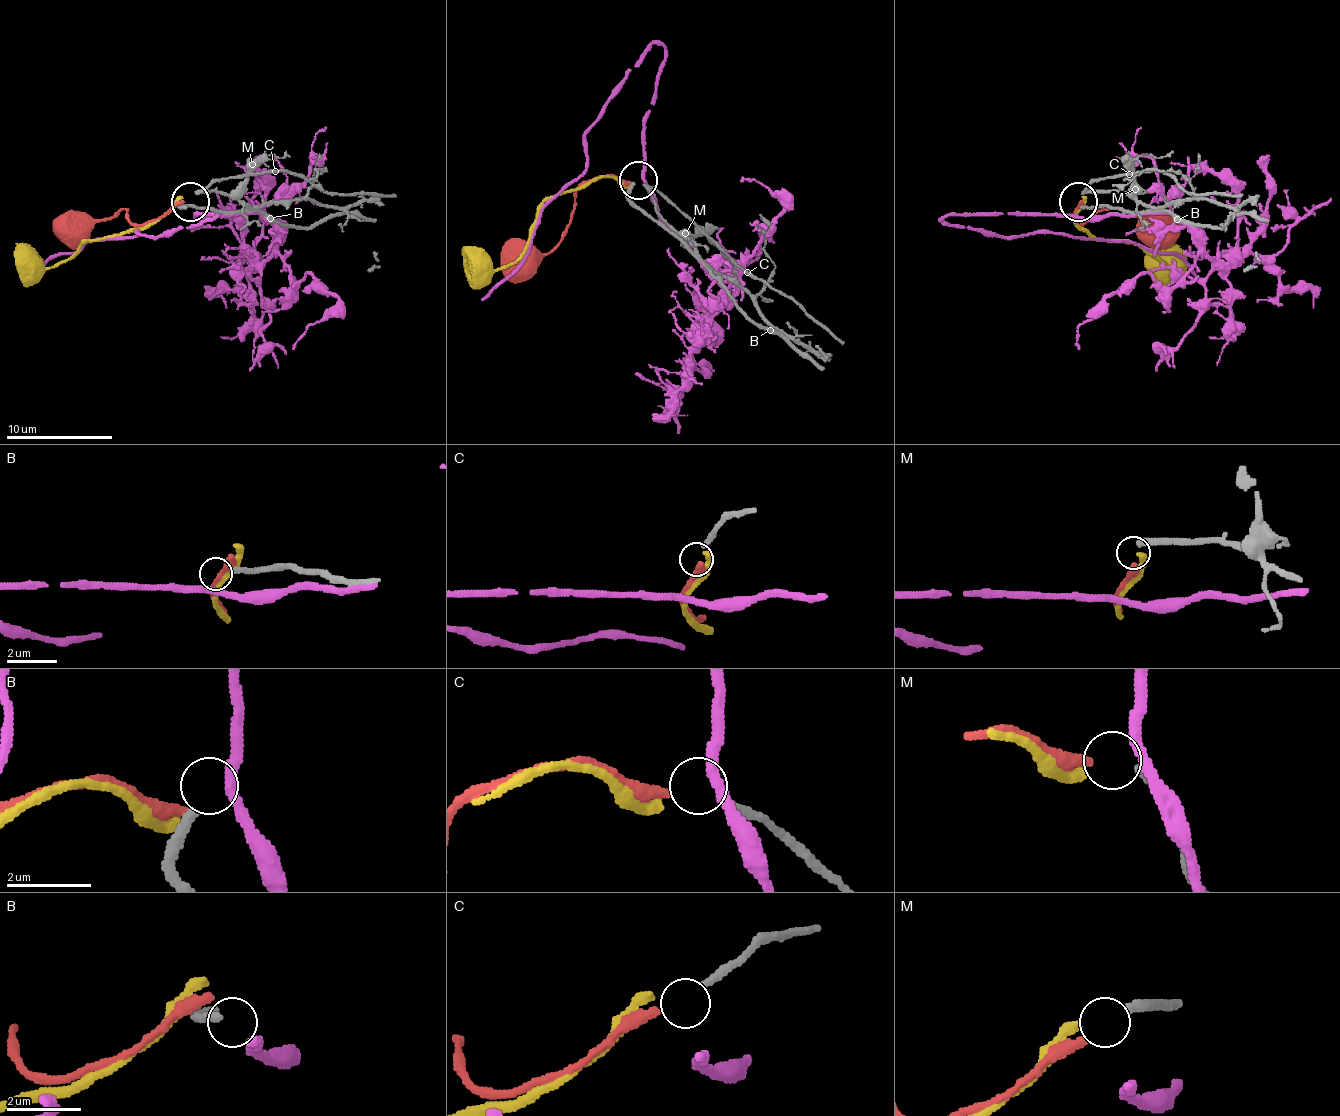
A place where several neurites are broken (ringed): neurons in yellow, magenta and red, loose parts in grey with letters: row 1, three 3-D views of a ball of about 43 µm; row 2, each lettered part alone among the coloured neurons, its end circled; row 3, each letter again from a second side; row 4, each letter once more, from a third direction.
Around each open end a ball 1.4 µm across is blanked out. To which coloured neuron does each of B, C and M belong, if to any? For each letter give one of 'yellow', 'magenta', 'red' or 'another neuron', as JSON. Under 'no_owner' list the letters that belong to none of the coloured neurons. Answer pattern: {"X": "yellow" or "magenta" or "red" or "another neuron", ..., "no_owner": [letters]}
{"B": "another neuron", "C": "red", "M": "yellow", "no_owner": ["B"]}

